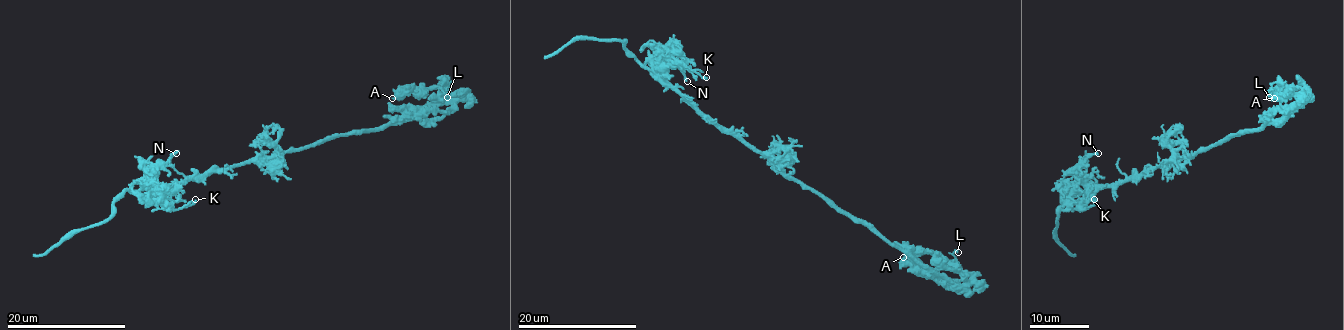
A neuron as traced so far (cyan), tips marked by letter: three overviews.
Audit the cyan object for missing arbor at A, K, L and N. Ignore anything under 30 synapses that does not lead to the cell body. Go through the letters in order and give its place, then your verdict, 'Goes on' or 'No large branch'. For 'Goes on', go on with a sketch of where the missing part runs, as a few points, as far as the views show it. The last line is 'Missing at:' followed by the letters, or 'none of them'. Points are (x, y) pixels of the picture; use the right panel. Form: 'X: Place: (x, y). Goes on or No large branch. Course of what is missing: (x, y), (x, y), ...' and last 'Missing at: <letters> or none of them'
A: Place: (1274, 98). No large branch
K: Place: (1094, 199). No large branch
L: Place: (1269, 97). No large branch
N: Place: (1098, 153). No large branch
Missing at: none of them

